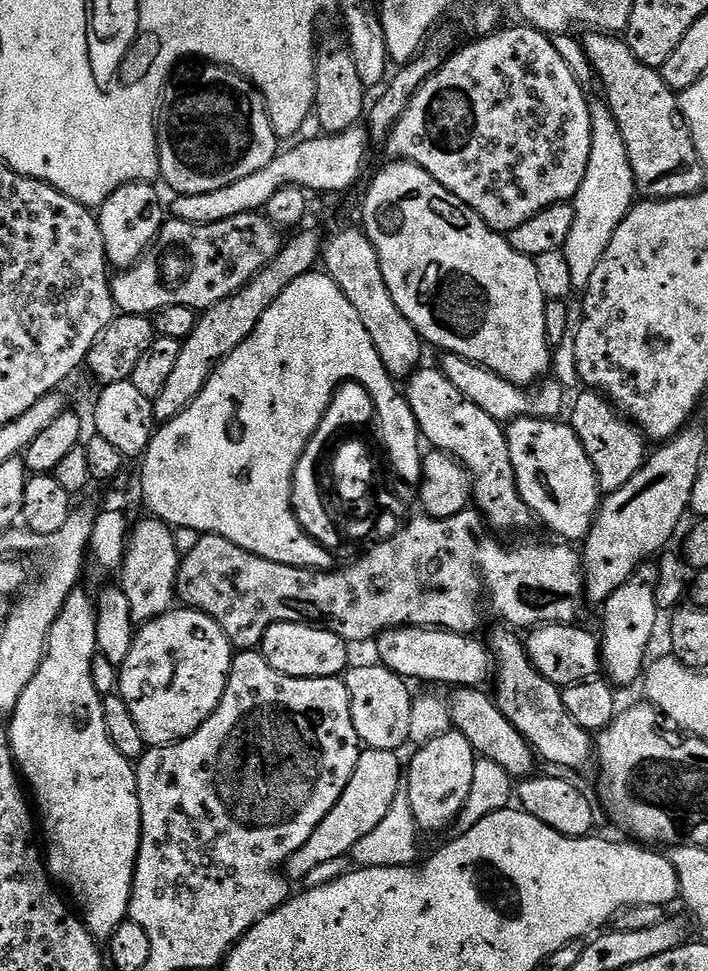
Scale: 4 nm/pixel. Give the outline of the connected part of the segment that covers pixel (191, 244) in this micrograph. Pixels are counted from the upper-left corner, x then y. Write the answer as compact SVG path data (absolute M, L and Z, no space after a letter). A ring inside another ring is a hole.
M263 211L213 224L168 218L140 260L111 277L112 297L125 316L151 317L174 306L203 310L242 290L280 253L281 245L281 229Z

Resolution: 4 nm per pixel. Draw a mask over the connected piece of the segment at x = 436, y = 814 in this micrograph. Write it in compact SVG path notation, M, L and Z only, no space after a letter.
M455 730L419 745L415 751L412 761L406 764L406 781L417 826L425 833L440 832L448 827L451 829L470 797L478 755L466 737Z

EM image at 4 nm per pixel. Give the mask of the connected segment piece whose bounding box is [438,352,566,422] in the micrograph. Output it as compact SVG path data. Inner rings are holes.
M453 352L441 355L439 358L440 371L446 374L446 378L450 378L450 382L454 382L454 386L458 386L461 394L466 394L466 398L474 402L474 406L486 410L490 418L501 422L516 420L519 416L537 416L543 420L554 420L561 415L559 412L563 408L565 411L566 389L555 378L541 379L525 390L521 385L494 374L489 368L483 368L482 365L470 362Z

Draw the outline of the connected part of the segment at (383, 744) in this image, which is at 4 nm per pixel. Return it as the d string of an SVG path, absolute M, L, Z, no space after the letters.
M379 662L349 667L342 679L346 690L350 690L350 714L364 748L396 752L409 743L410 706L414 699L409 681Z

